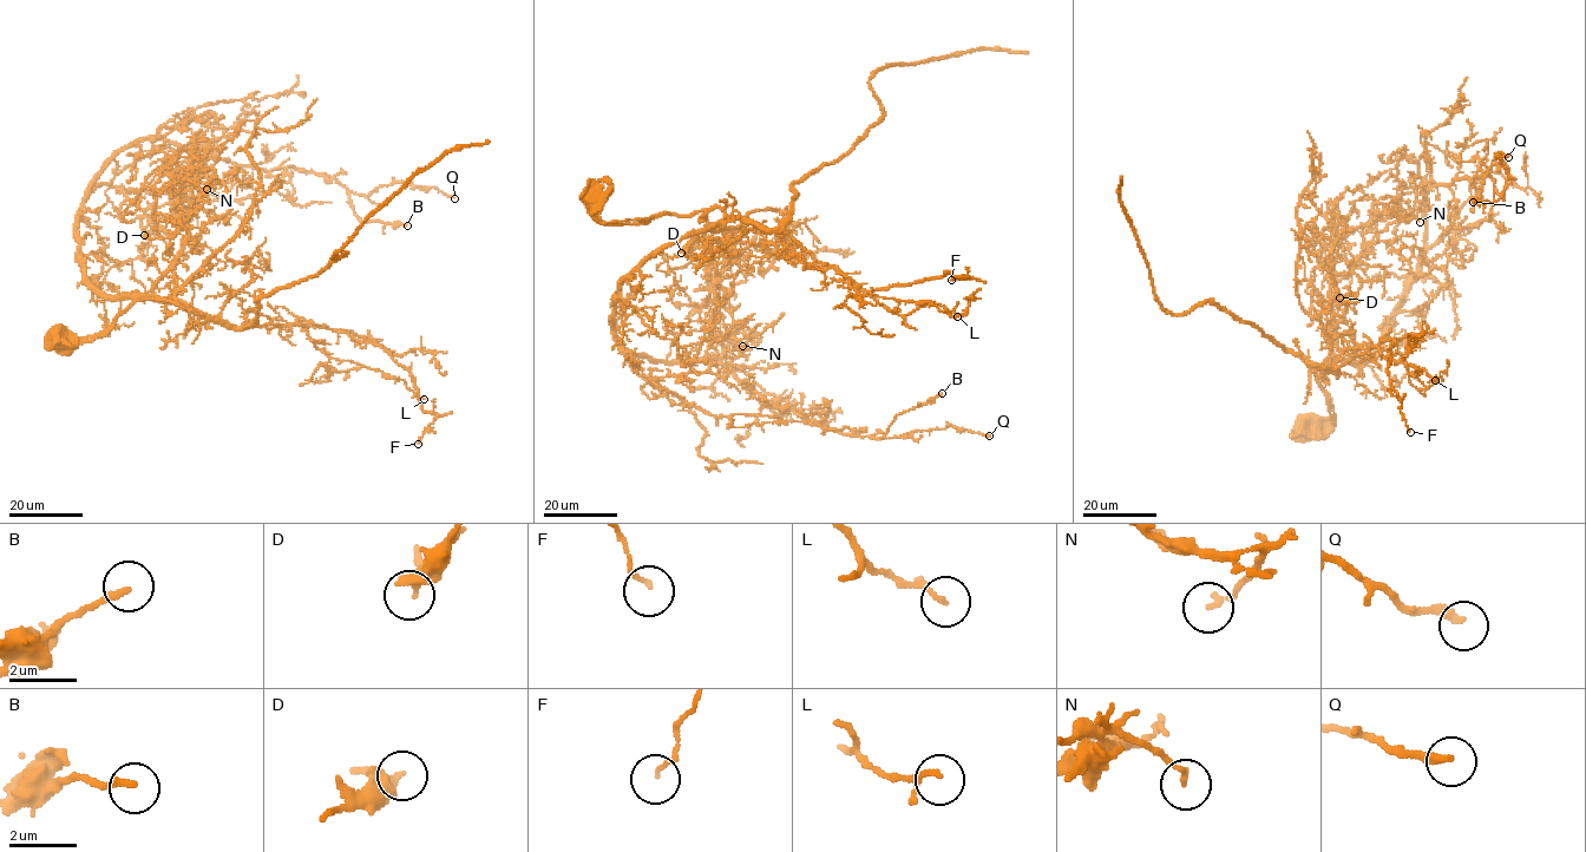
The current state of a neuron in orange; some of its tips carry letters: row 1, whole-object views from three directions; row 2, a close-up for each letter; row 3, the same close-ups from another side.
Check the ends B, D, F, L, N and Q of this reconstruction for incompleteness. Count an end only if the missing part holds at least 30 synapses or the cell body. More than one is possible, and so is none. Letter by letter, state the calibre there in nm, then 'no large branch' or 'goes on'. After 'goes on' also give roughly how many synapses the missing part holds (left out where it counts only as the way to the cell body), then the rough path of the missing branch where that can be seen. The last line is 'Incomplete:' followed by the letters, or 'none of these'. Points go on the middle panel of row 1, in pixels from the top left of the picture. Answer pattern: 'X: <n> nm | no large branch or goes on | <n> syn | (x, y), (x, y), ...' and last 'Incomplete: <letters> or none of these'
B: 190 nm | no large branch
D: 280 nm | no large branch
F: 120 nm | no large branch
L: 110 nm | no large branch
N: 140 nm | no large branch
Q: 260 nm | no large branch
Incomplete: none of these

